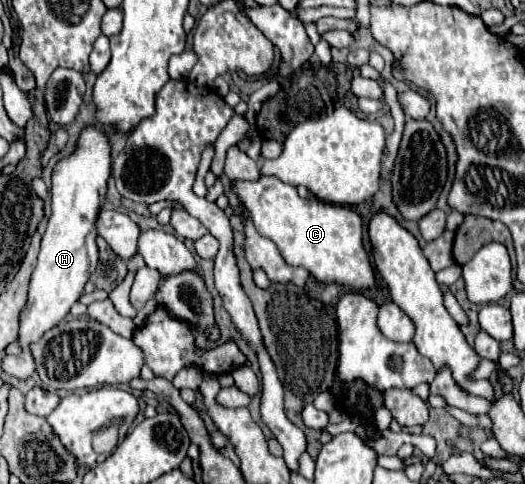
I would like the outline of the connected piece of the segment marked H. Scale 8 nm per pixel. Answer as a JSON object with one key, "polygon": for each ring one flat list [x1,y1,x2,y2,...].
{"polygon":[[84,129,78,139,78,149,60,161,52,173,52,215,48,219,46,233,42,237,42,249,36,269,28,287,28,301,20,313,18,343,22,351,54,325,58,325,78,301,90,273,98,263,96,247,96,217,100,203,107,201,107,185,110,177,110,145,100,129]]}

